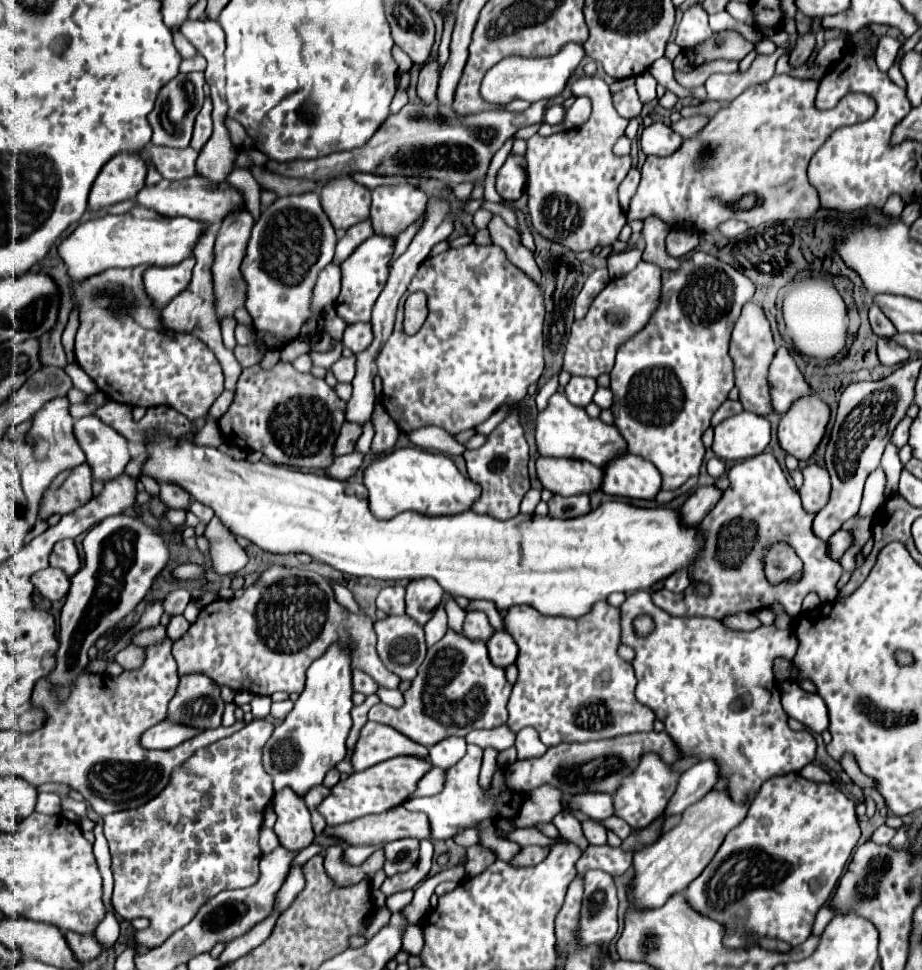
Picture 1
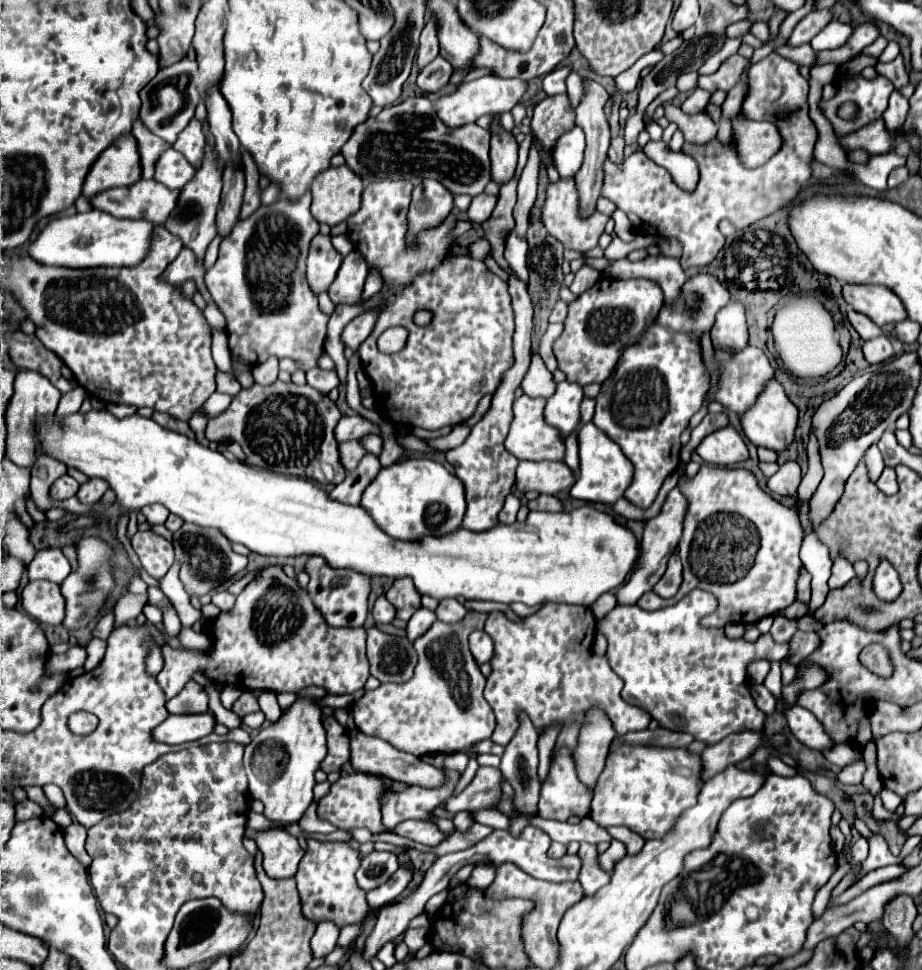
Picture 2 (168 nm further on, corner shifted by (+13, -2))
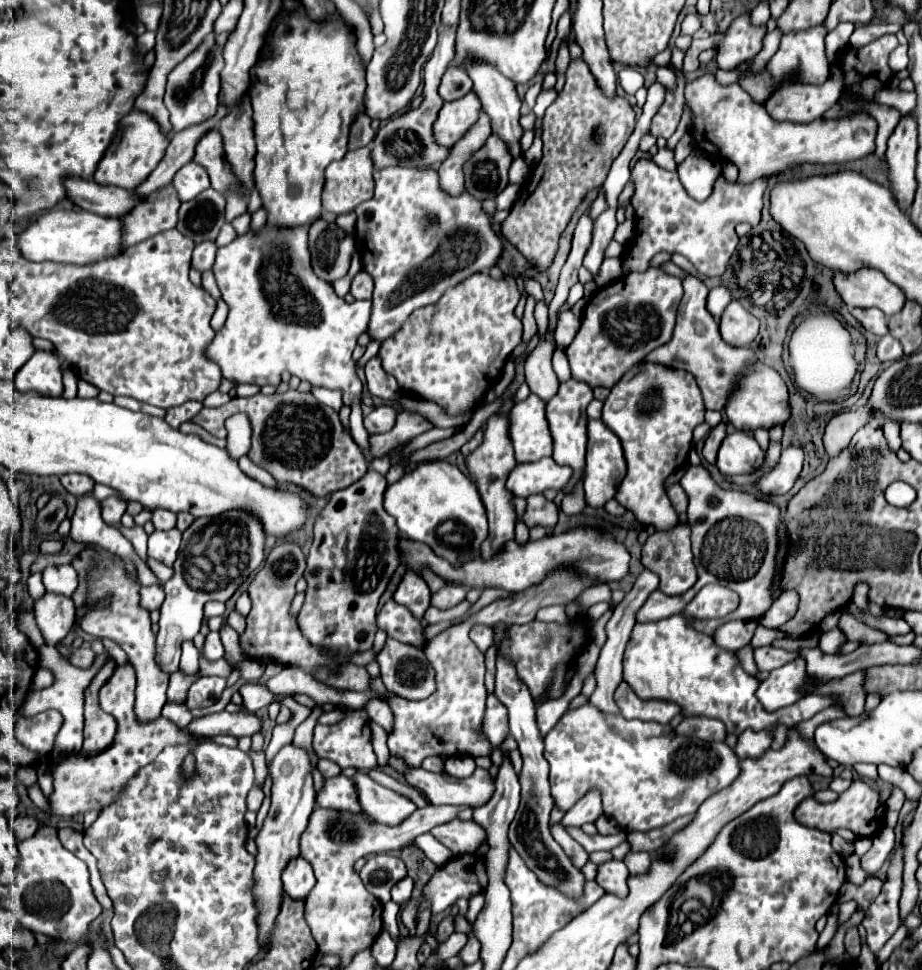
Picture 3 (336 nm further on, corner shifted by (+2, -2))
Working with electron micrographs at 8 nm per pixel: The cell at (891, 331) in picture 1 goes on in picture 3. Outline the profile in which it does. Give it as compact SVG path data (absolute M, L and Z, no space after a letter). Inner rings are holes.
M852 308L852 314L868 332L876 336L888 334L888 320L878 308Z

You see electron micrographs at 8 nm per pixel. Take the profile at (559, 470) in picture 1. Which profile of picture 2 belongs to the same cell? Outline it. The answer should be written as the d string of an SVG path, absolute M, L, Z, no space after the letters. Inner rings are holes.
M519 462L515 470L515 488L519 492L537 490L539 494L557 494L569 490L575 476L565 462Z

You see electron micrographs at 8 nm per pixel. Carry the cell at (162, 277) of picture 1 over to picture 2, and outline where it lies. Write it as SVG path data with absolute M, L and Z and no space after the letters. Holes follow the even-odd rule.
M183 248L181 254L167 266L167 270L165 270L165 274L161 278L165 278L171 284L183 284L183 282L191 280L191 282L197 284L197 290L201 292L201 290L205 290L203 274L205 274L203 260L197 258L193 254L193 250Z

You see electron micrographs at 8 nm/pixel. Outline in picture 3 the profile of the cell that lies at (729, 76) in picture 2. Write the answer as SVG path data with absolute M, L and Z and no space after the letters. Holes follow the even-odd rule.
M748 14L736 18L728 28L724 42L720 44L720 54L716 58L718 68L734 70L738 64L752 60L762 48L764 32L766 28L756 28L750 24Z

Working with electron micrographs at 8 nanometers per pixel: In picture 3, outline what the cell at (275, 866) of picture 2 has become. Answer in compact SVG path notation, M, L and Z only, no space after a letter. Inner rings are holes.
M302 856L292 858L282 872L282 882L284 882L284 890L288 892L288 896L306 898L308 890L312 890L314 886L314 872L312 872L310 862Z

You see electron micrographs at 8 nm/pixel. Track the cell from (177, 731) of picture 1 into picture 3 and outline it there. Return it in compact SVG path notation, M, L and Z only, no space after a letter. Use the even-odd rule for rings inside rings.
M226 710L216 712L216 714L208 714L208 716L200 716L194 718L188 726L186 732L188 734L196 734L196 736L218 736L218 734L230 734L230 736L252 736L254 732L258 732L262 726L260 718L256 718L250 712L238 712L238 714L228 714Z

